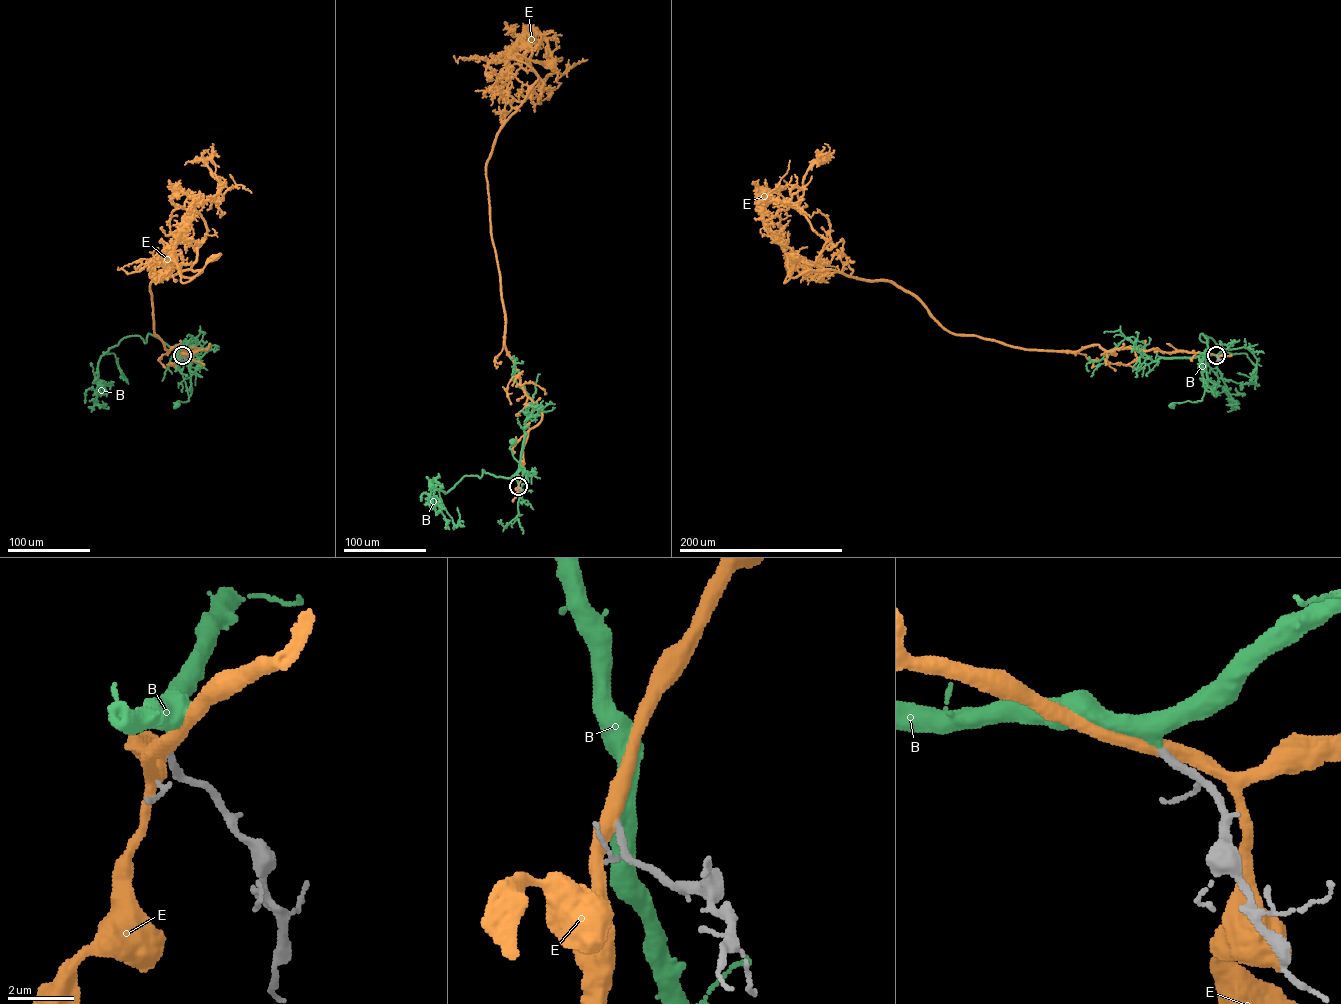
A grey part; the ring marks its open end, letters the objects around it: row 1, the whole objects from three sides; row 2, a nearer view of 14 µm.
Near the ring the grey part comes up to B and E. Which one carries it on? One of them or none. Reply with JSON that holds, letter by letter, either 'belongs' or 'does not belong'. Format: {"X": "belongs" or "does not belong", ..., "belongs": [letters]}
{"B": "belongs", "E": "does not belong", "belongs": ["B"]}

